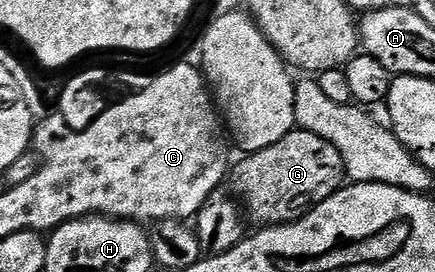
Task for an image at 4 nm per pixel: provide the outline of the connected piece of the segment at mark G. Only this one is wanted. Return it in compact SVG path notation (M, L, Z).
M294 129L282 137L282 141L245 154L243 158L234 167L236 187L244 194L244 207L249 217L260 227L276 227L280 223L298 221L346 183L342 153L338 153L330 141L309 131Z

